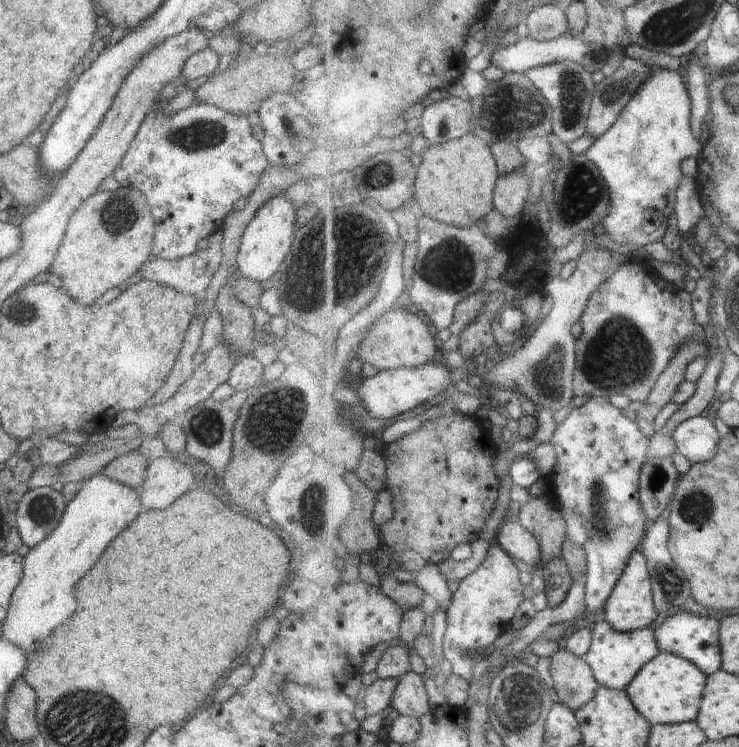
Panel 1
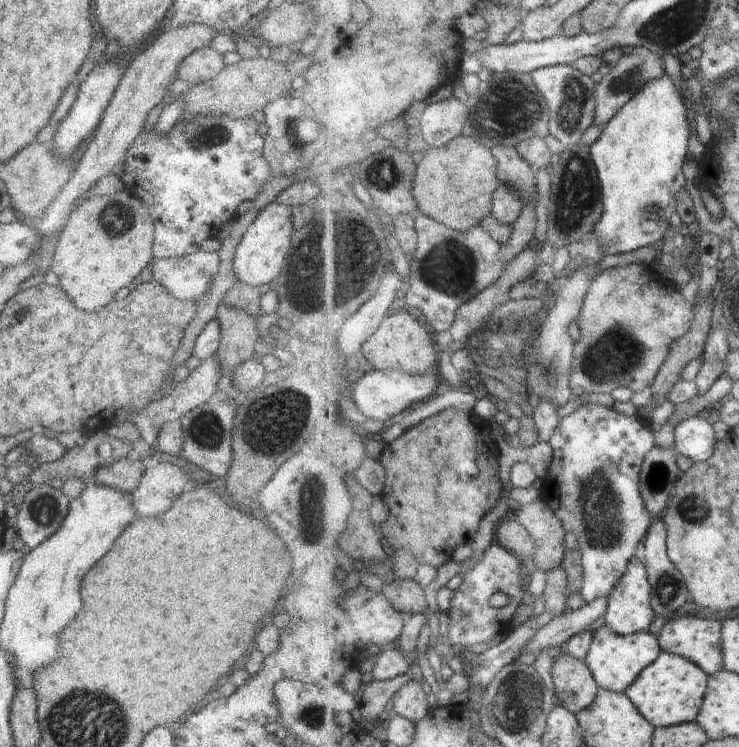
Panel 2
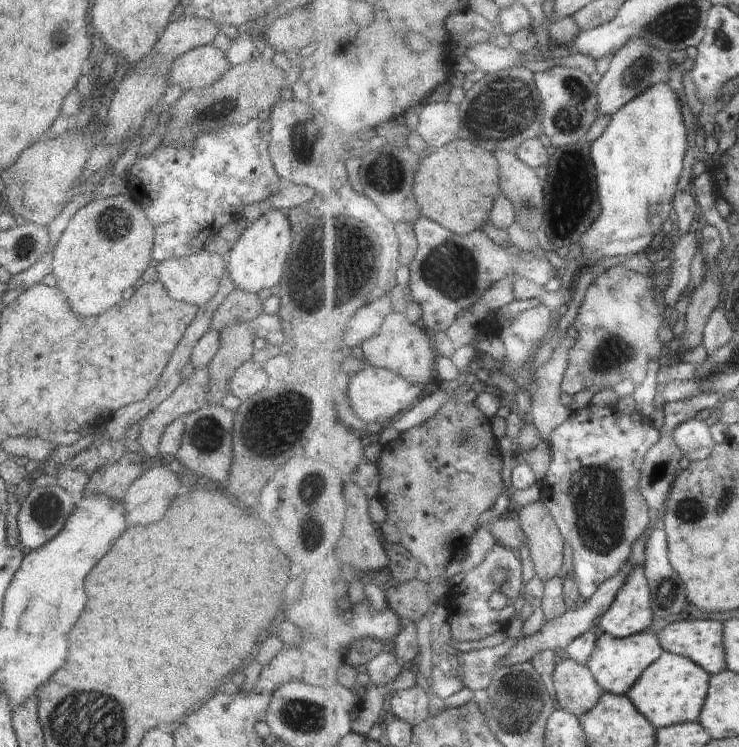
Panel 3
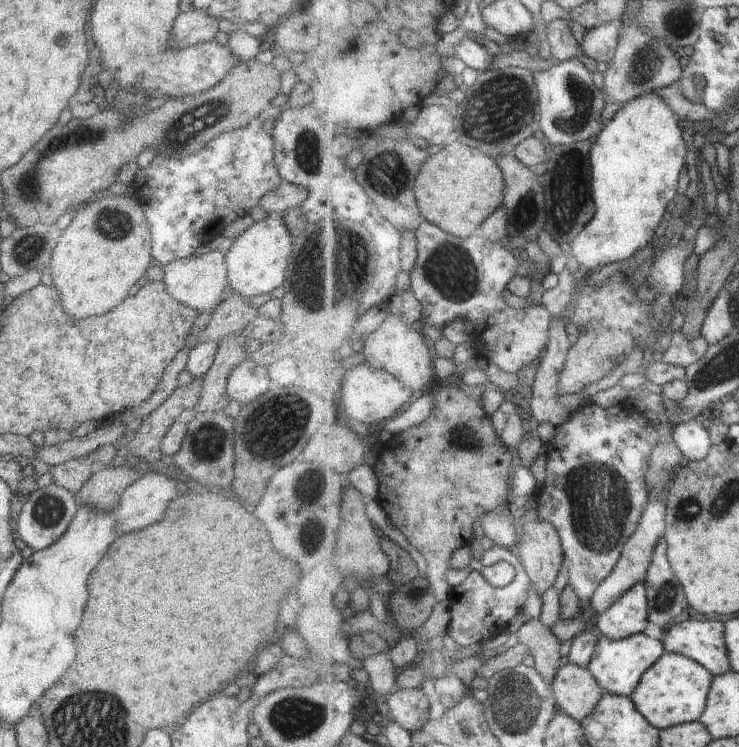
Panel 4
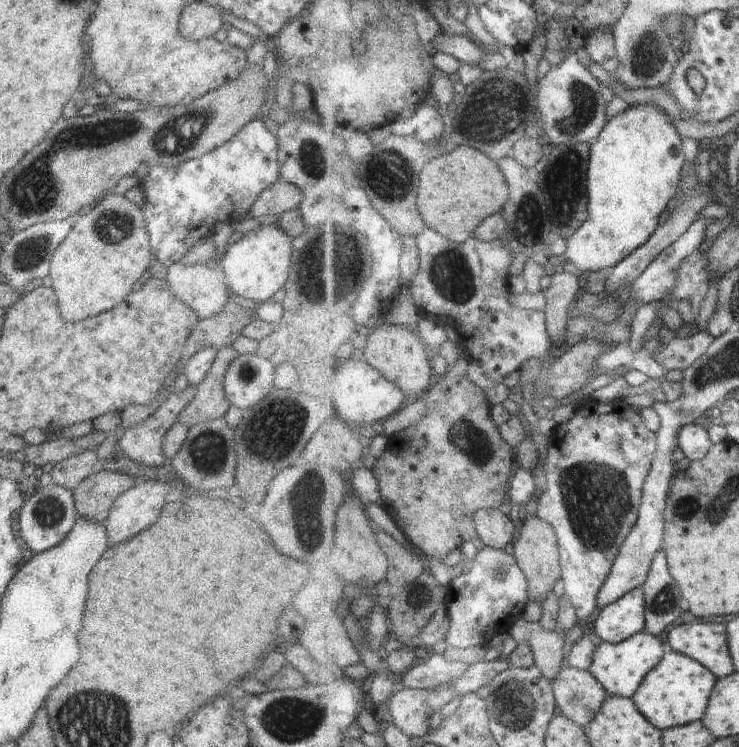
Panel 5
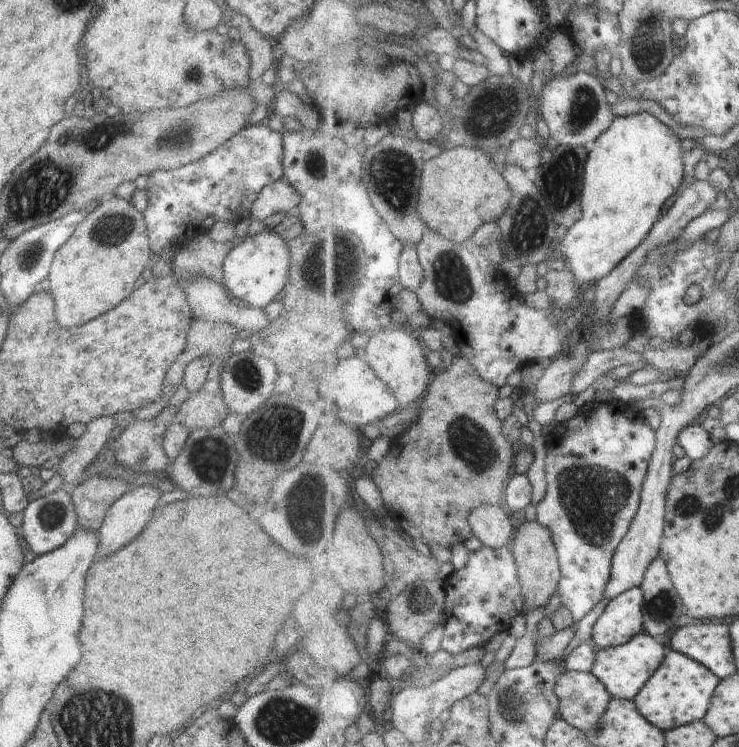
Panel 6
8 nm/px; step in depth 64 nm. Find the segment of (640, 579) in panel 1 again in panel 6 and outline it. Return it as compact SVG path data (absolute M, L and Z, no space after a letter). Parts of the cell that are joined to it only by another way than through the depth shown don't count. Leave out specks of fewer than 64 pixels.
M636 587L610 600L592 630L598 648L619 647L645 630L645 589Z

